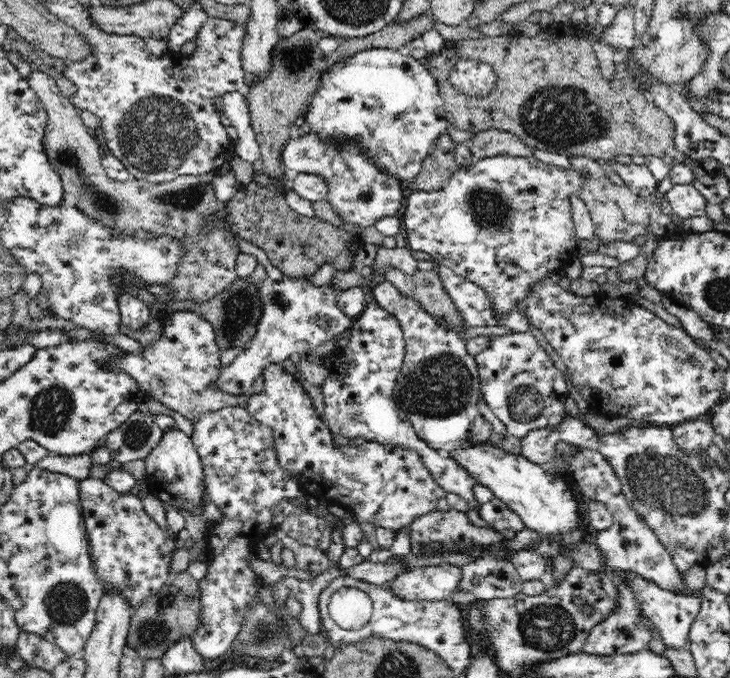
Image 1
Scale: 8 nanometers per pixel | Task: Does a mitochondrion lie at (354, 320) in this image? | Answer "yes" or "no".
no

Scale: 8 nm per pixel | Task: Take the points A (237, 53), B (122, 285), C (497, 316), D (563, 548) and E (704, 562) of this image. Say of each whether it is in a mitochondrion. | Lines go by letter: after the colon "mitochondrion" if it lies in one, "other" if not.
A: other
B: other
C: other
D: other
E: other

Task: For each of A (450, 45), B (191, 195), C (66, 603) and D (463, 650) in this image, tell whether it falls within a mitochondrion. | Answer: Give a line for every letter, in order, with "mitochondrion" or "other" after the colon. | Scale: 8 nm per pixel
A: other
B: mitochondrion
C: mitochondrion
D: other

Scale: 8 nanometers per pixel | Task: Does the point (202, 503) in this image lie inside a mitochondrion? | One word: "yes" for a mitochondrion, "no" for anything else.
no

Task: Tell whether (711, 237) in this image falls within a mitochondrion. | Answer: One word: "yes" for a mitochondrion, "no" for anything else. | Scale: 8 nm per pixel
no

